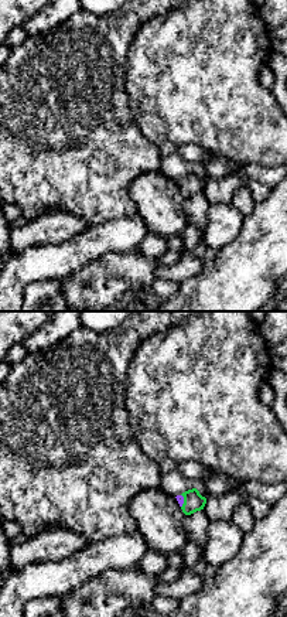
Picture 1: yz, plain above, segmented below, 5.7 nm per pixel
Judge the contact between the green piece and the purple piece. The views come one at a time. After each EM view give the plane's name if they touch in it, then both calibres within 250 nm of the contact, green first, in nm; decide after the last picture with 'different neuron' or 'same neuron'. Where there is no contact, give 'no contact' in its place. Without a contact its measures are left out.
meets green in yz; 110 nm thick on the green side, 50 nm on the other

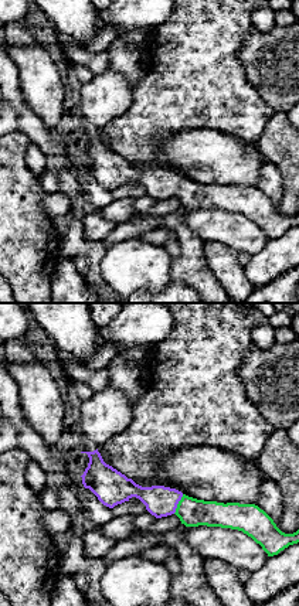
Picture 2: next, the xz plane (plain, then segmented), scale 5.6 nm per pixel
meets green in xz; 160 nm thick on the green side, 180 nm on the other

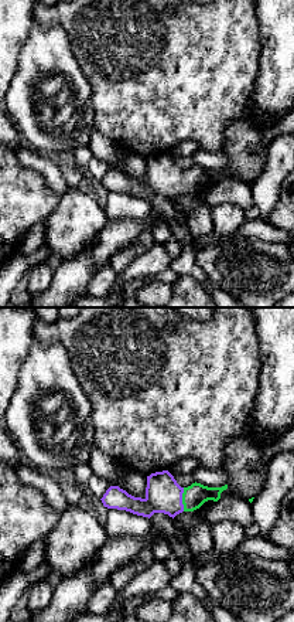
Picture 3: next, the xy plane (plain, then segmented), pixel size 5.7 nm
meets green in xy; 140 nm thick on the green side, 200 nm on the other

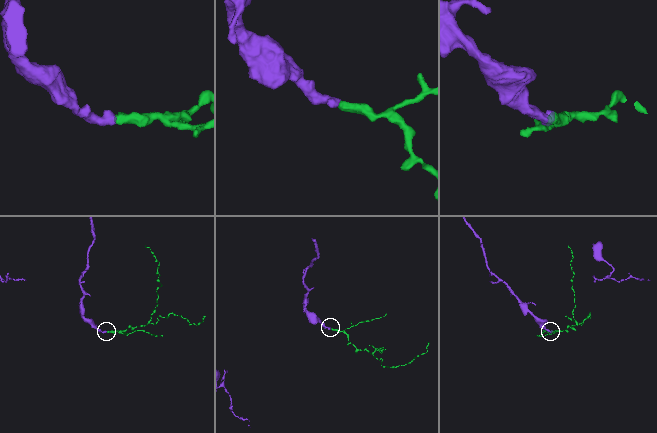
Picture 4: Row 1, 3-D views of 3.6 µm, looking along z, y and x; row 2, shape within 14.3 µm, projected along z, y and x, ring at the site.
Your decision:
same neuron

